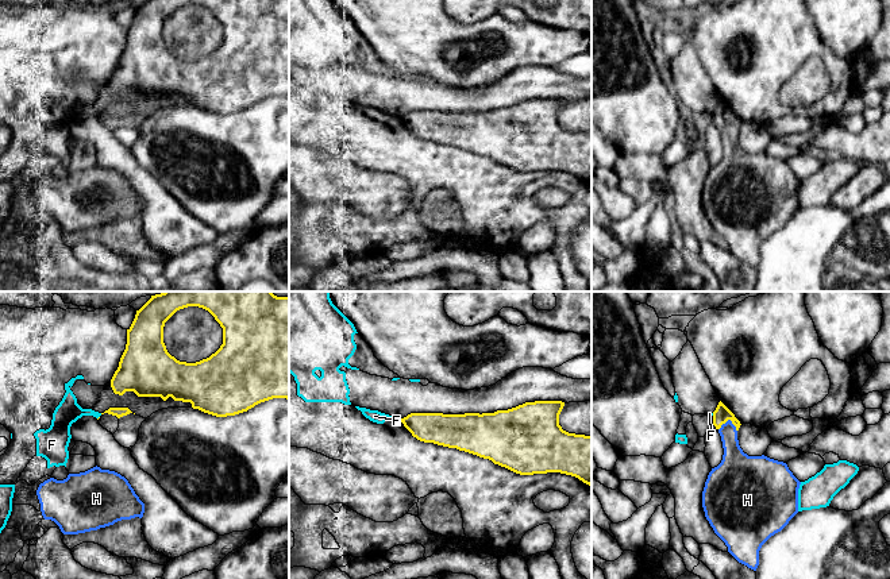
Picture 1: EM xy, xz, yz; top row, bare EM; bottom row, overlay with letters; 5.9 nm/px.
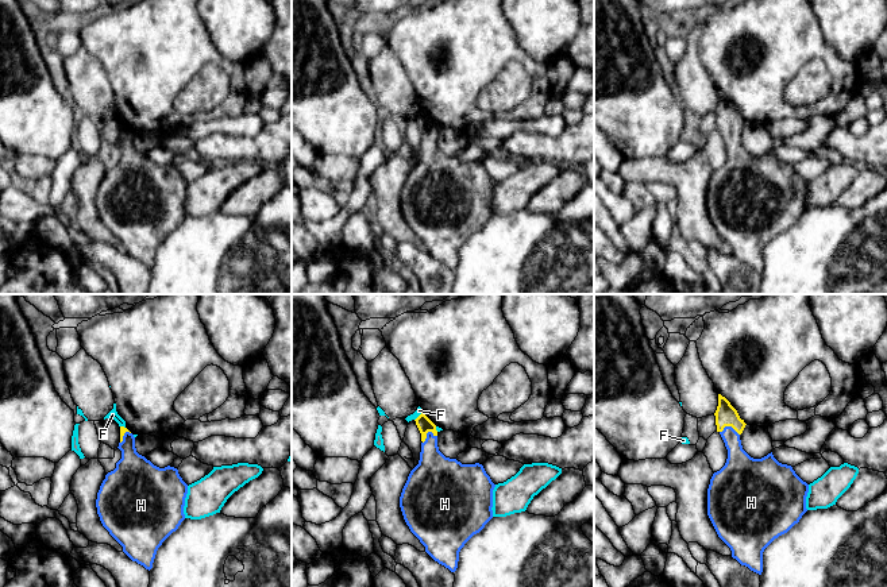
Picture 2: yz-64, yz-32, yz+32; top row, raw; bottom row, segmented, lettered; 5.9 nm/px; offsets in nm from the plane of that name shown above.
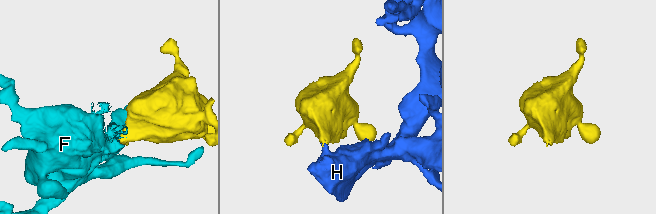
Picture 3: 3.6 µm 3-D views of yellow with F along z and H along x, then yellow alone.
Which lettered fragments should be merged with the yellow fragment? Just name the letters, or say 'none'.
H

